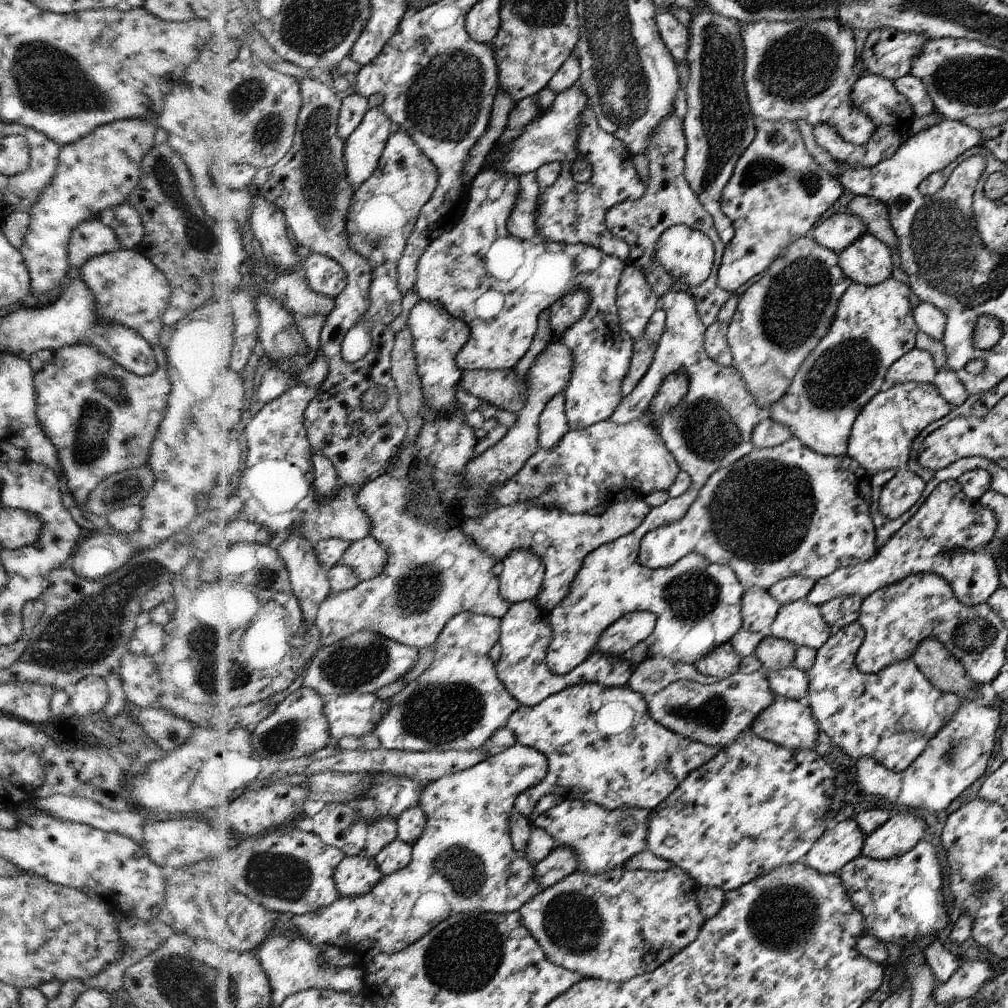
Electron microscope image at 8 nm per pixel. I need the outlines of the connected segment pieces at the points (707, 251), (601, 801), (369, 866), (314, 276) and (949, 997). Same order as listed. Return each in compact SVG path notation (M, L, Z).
M686 224L671 226L662 232L662 236L656 241L654 255L660 265L676 282L682 282L689 287L697 287L704 284L710 273L715 269L716 254L714 244L706 234L699 230L692 230Z
M584 682L564 688L536 706L521 705L510 716L506 727L514 732L513 736L516 736L518 743L537 749L549 761L546 778L529 791L522 792L514 804L514 809L529 820L538 800L550 793L562 796L565 800L598 804L612 812L622 808L652 811L678 788L678 784L681 784L690 771L710 762L722 748L702 744L666 728L650 716L646 697L627 685L610 687L596 682Z
M347 856L337 870L337 884L342 896L370 894L385 878L378 859Z
M311 253L304 270L314 290L326 296L338 298L349 287L346 268L325 254Z
M969 961L963 963L944 984L934 988L934 1000L938 1004L958 1002L975 995L978 990L994 978L994 969L988 962Z

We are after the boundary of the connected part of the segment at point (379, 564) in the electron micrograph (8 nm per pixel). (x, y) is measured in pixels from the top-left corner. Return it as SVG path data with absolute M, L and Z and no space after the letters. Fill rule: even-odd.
M373 535L353 543L348 554L342 558L342 564L354 568L361 582L380 576L390 562L390 552L386 545Z

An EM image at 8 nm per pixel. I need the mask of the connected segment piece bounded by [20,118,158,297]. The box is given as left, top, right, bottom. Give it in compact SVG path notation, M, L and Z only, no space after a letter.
M117 120L62 146L54 178L30 208L28 232L22 238L20 252L29 271L28 296L47 294L66 277L71 267L68 258L70 237L78 224L96 220L98 213L106 208L128 202L132 189L140 180L142 159L154 146L157 127L155 120Z

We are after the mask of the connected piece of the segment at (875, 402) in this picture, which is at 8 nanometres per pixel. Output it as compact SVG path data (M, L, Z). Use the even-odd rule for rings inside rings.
M906 382L896 384L888 390L881 390L873 399L862 408L861 414L857 417L856 423L853 425L852 438L850 439L848 456L862 464L862 468L866 470L865 474L874 476L878 472L886 470L895 470L896 474L906 472L906 464L910 458L910 450L912 442L926 426L945 418L950 411L953 410L949 401L946 401L940 392L938 386L933 382Z

